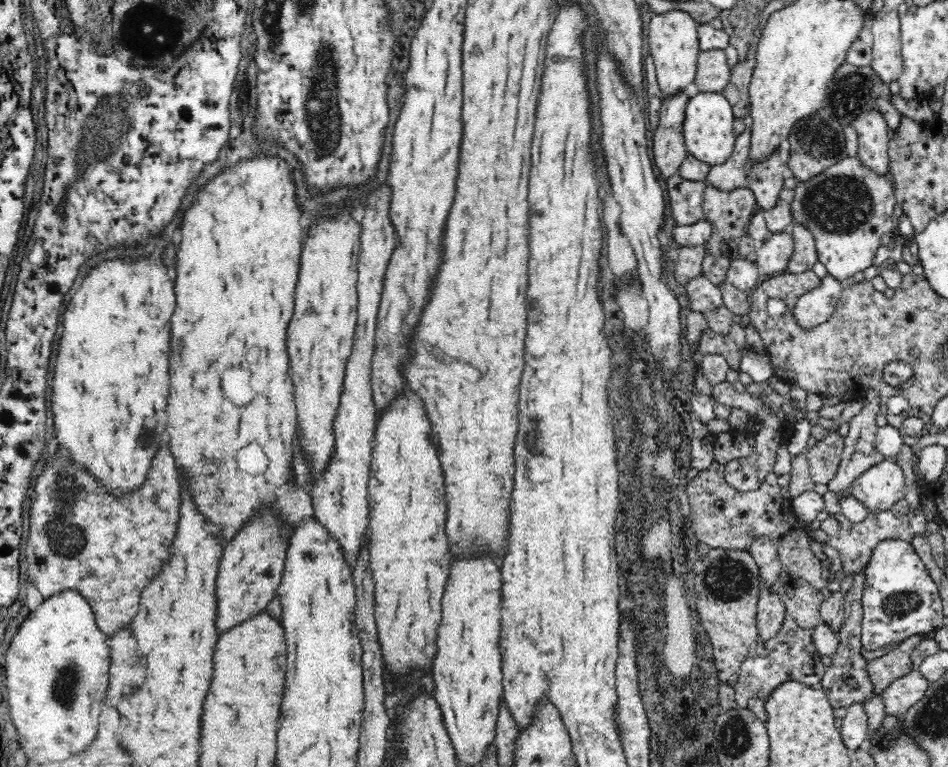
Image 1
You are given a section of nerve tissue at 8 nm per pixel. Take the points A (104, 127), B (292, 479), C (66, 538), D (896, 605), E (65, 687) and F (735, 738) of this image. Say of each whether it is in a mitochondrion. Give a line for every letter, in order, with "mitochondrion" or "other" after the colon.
A: mitochondrion
B: other
C: mitochondrion
D: mitochondrion
E: mitochondrion
F: mitochondrion

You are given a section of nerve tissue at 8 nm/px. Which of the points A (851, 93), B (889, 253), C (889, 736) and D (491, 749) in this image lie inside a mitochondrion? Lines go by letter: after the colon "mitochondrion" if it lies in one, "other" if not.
A: mitochondrion
B: other
C: mitochondrion
D: other

